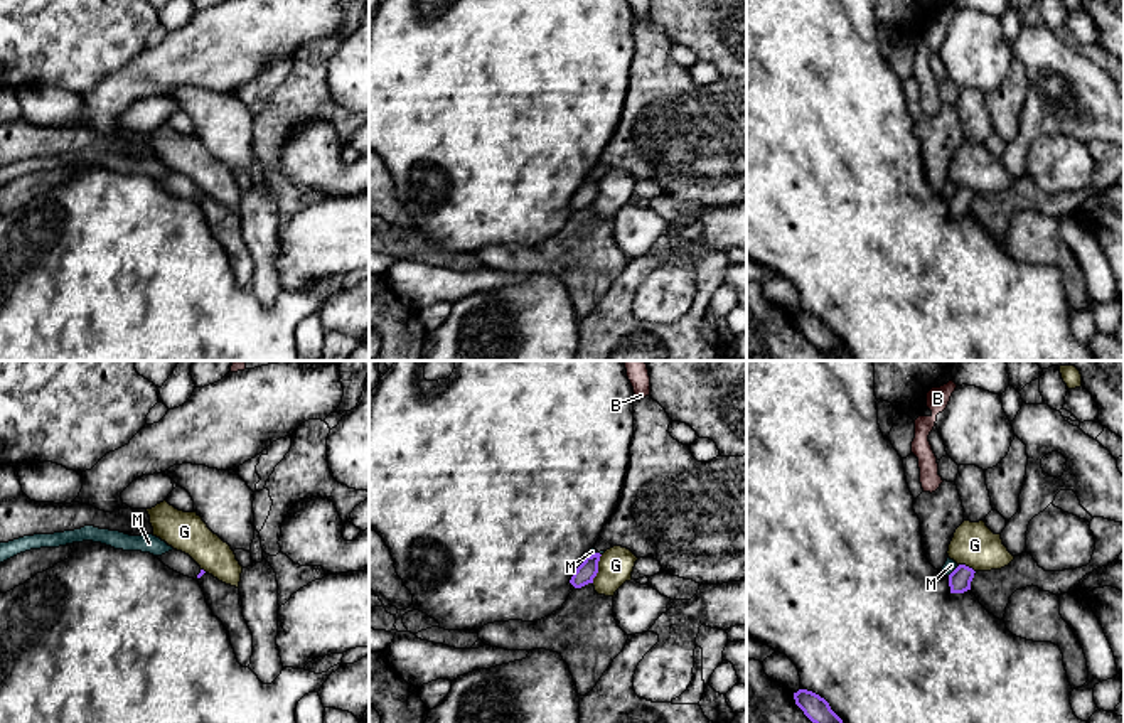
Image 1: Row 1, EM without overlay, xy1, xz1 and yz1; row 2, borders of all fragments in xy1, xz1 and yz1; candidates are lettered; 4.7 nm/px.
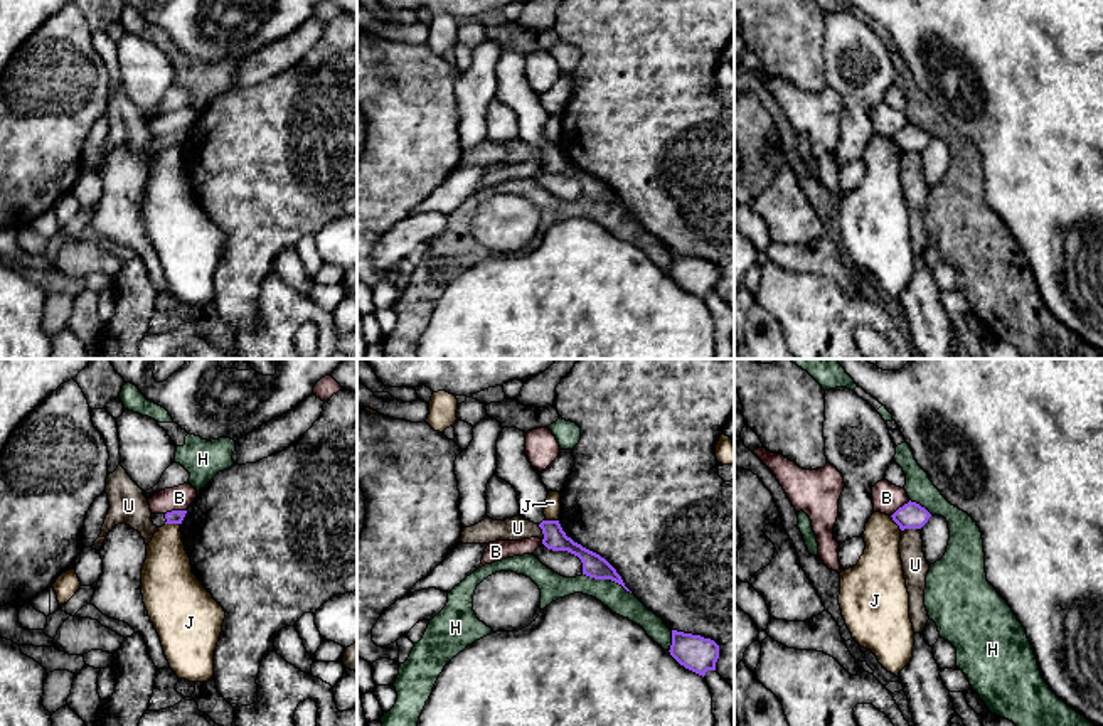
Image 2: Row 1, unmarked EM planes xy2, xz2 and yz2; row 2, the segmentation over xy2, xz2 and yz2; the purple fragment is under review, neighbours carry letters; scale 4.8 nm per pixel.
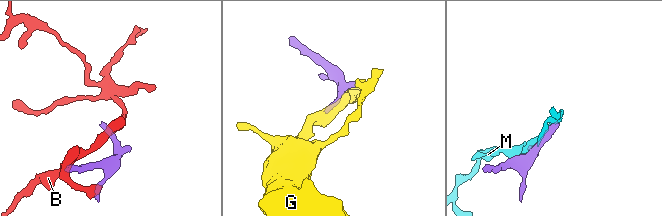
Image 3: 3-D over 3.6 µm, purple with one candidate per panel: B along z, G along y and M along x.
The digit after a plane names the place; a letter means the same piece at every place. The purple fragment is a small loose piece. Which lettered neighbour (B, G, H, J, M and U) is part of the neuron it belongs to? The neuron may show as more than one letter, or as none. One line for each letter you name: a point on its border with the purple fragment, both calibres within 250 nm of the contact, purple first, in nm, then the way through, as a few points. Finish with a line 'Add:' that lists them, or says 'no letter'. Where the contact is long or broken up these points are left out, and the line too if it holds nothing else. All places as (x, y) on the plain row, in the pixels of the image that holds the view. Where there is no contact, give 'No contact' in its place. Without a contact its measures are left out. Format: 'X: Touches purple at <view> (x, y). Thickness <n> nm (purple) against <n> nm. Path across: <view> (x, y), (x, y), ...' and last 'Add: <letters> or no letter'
Add: no letter

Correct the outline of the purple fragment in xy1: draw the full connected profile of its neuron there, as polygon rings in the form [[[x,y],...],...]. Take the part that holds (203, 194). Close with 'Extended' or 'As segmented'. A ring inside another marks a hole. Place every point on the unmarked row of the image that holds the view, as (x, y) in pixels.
[[[172,172],[157,180],[170,192],[194,202],[201,201],[206,195],[189,177],[177,172]]]. Extended

